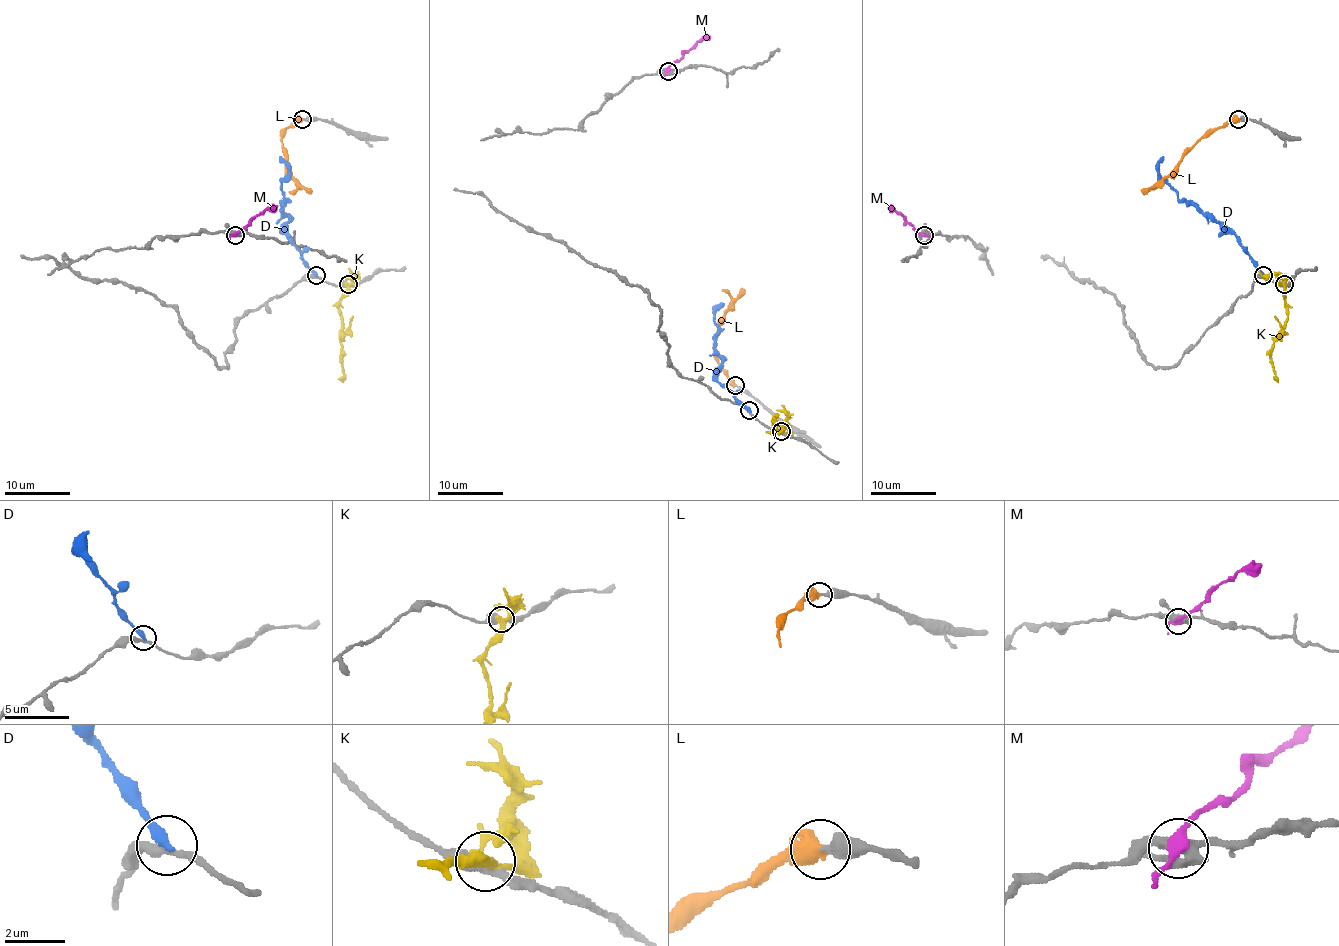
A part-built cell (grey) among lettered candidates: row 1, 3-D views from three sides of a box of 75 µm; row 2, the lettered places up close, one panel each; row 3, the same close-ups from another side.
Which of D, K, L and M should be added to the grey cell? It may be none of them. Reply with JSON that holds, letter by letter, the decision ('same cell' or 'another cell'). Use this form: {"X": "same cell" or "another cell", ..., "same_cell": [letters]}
{"D": "another cell", "K": "another cell", "L": "same cell", "M": "another cell", "same_cell": ["L"]}

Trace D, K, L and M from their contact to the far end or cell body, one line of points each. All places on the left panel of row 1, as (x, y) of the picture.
D: (316, 276), (285, 233), (288, 217), (281, 211), (285, 198), (281, 180), (288, 165), (280, 157)
K: (348, 284), (348, 292), (338, 307), (342, 382)
L: (302, 120), (298, 120), (285, 131), (281, 147), (285, 168), (309, 190)
M: (234, 235), (265, 209), (276, 206)

